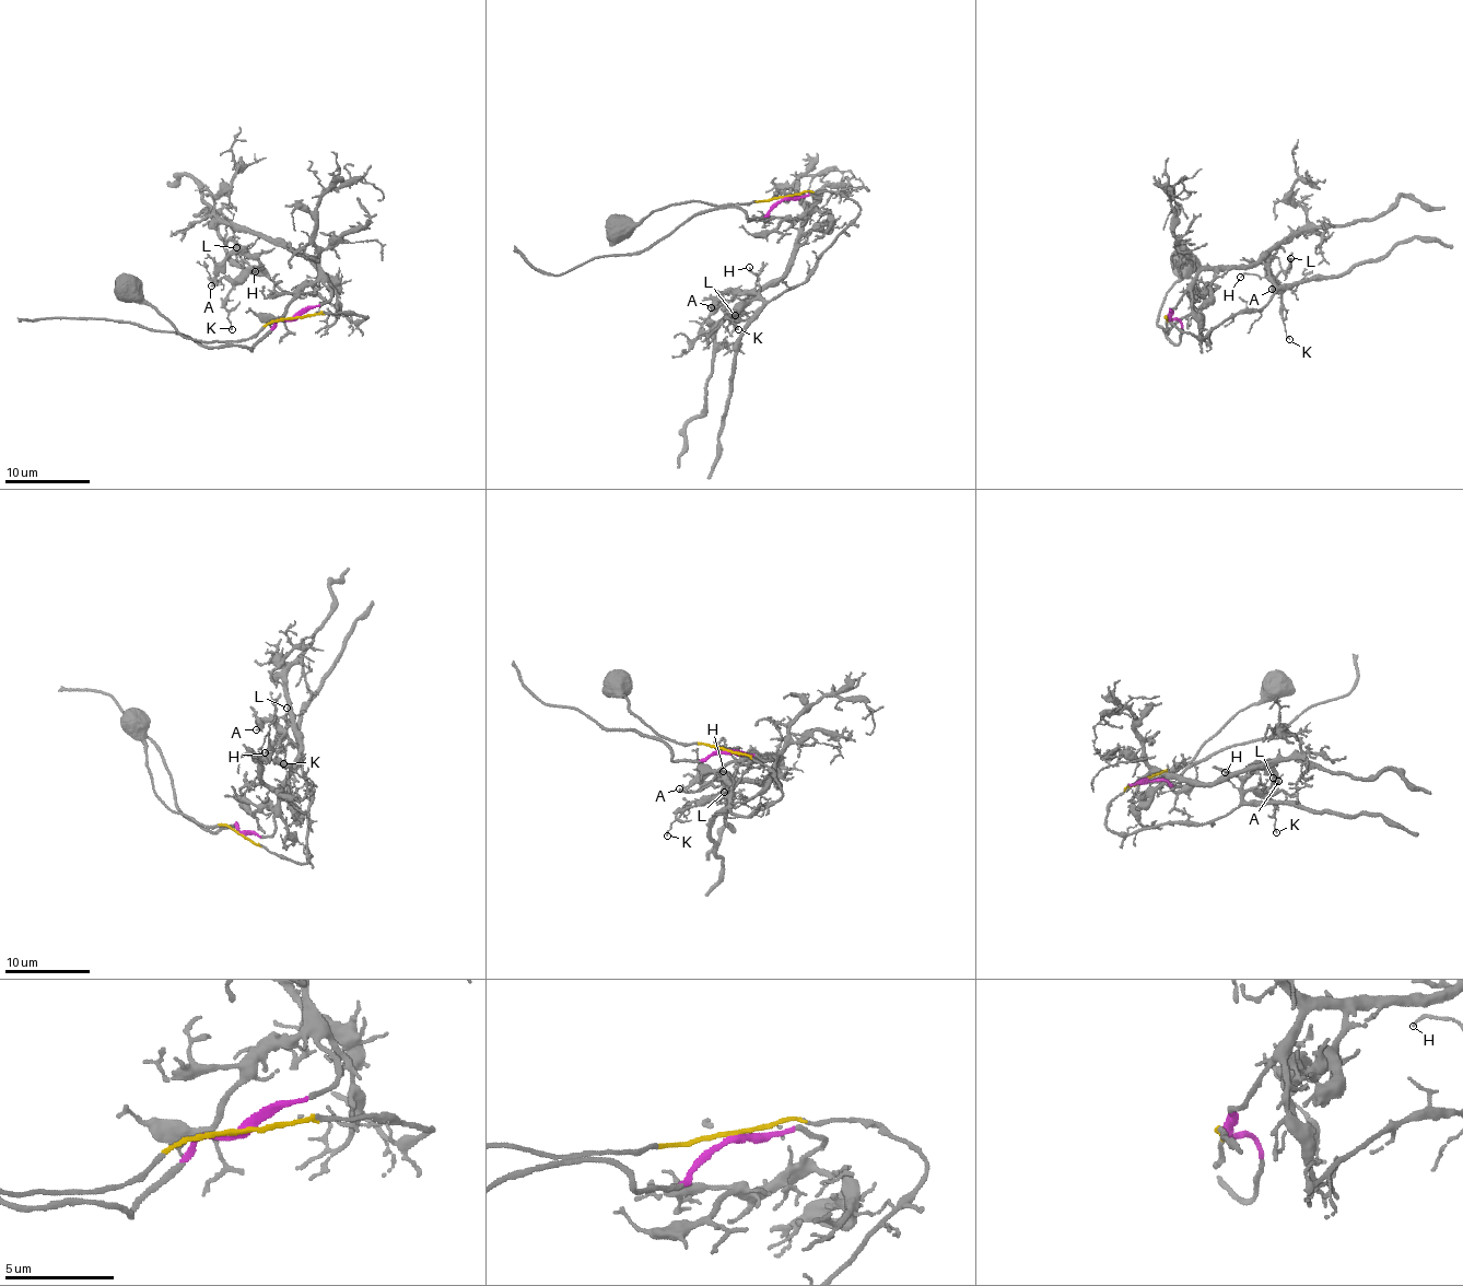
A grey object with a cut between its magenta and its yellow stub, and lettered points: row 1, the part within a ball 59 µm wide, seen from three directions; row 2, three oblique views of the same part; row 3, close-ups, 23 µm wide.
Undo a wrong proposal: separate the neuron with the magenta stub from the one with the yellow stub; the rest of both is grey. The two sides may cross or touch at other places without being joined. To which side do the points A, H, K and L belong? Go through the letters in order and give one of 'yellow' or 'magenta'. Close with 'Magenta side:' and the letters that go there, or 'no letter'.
A: yellow
H: yellow
K: yellow
L: yellow
Magenta side: no letter

